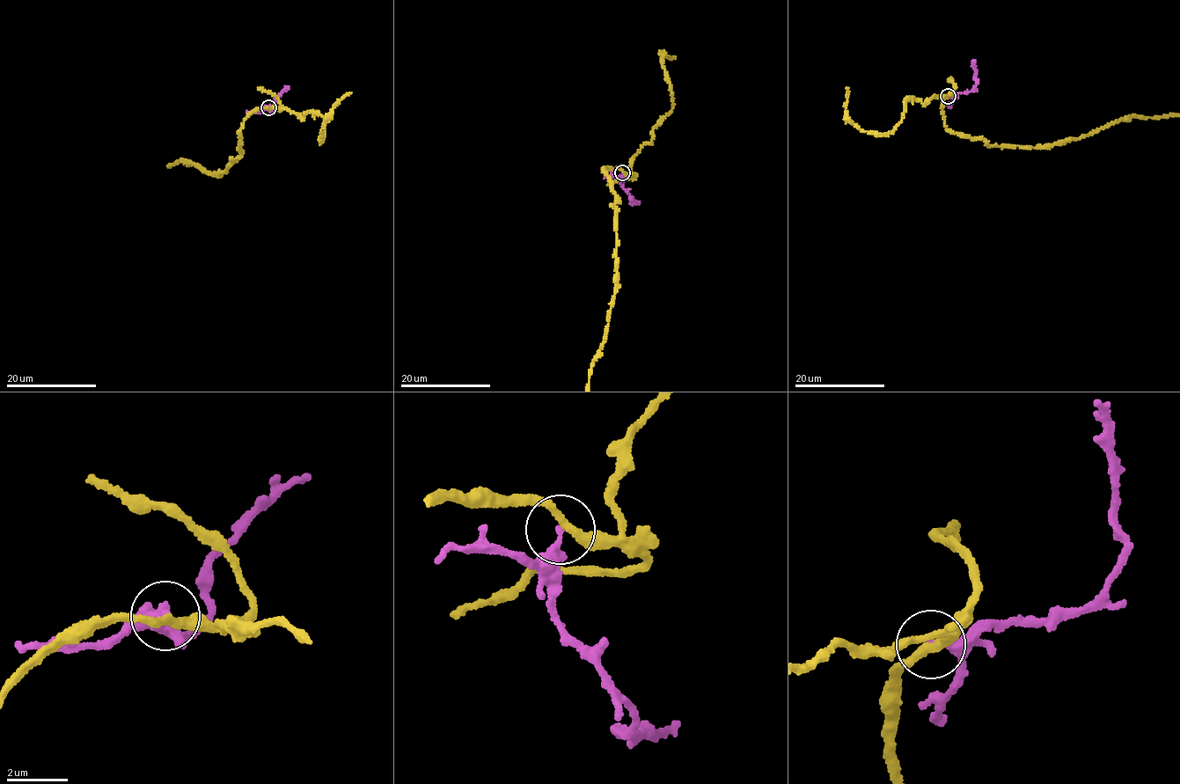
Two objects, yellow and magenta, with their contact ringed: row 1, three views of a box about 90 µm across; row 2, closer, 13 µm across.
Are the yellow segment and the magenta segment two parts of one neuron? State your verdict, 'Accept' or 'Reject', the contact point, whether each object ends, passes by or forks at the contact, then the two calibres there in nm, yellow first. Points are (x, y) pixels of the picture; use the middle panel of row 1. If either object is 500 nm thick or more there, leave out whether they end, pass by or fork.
Reject. Place: (622, 172). At the ring yellow passes by. At the ring magenta ends. Thickness 260 nm (yellow) against 280 nm

